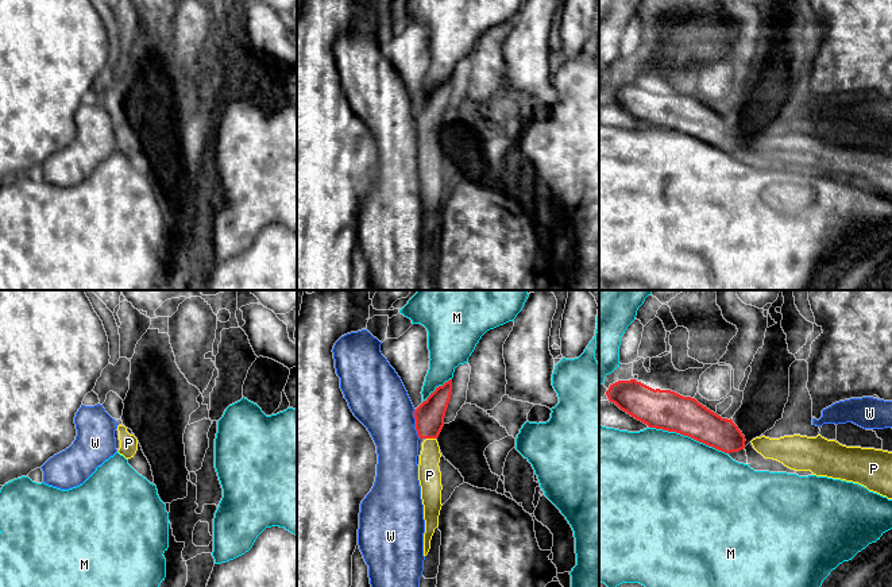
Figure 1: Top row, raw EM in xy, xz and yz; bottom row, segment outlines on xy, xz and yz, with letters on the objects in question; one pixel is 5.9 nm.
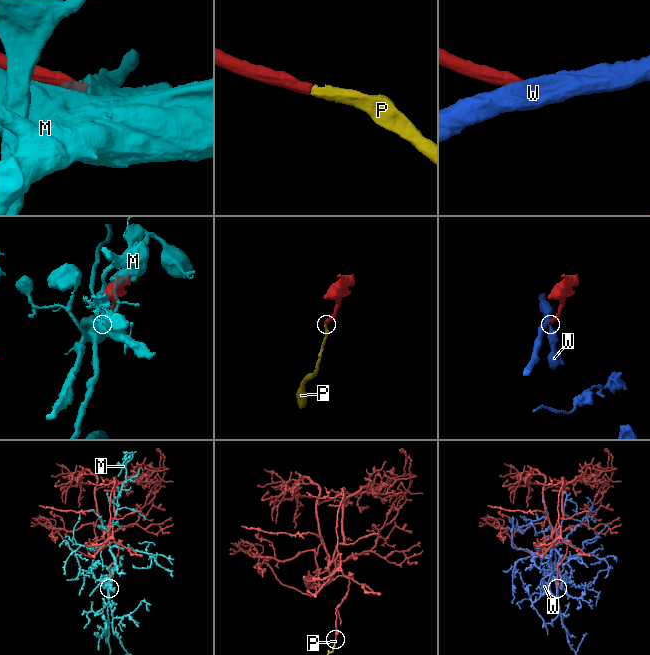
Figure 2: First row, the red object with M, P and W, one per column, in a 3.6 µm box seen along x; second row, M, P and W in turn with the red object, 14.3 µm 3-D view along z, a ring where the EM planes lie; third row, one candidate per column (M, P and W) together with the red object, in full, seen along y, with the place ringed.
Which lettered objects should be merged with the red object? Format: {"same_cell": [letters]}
{"same_cell": ["P"]}

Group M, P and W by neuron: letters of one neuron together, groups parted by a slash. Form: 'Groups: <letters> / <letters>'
Groups: M / P / W

